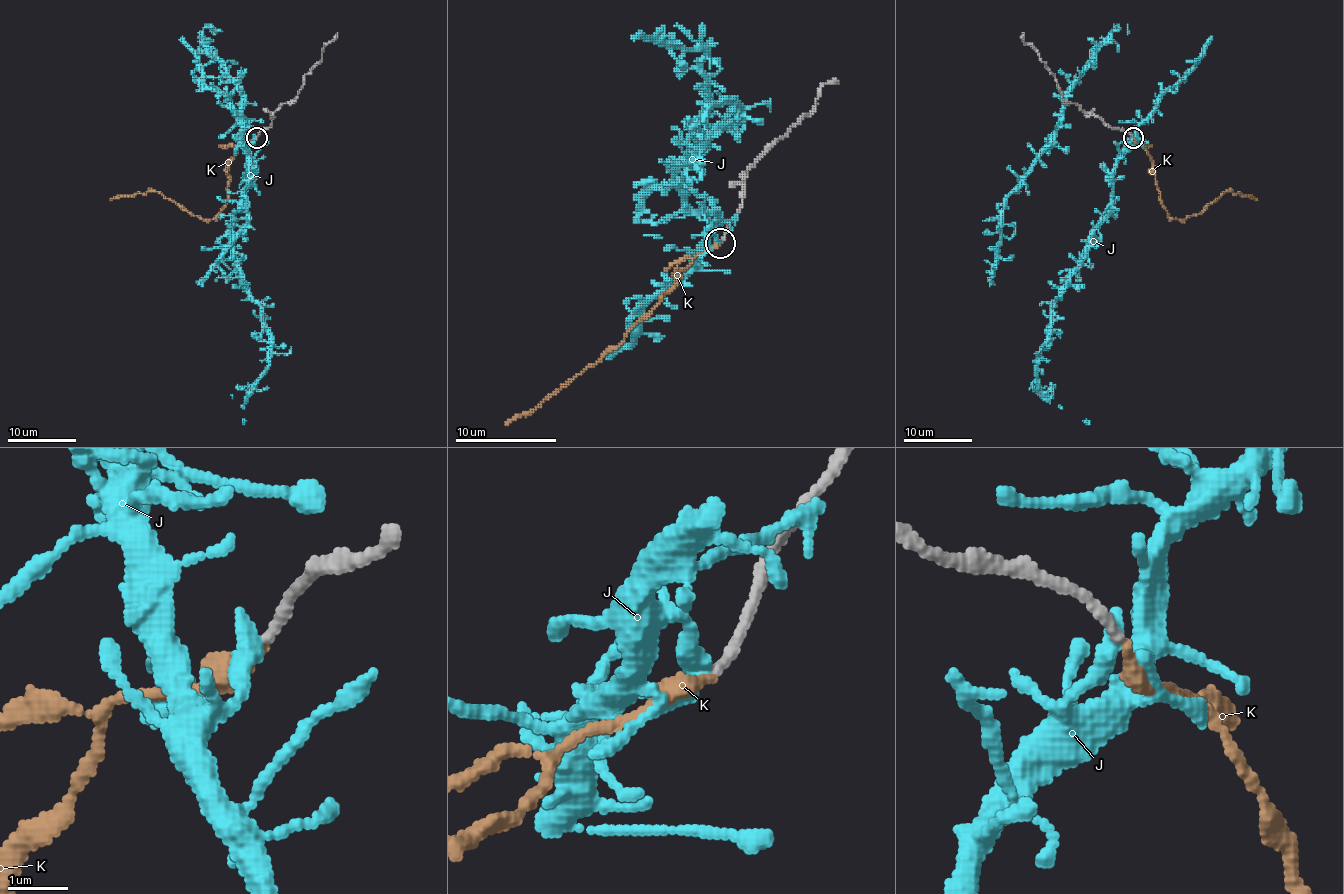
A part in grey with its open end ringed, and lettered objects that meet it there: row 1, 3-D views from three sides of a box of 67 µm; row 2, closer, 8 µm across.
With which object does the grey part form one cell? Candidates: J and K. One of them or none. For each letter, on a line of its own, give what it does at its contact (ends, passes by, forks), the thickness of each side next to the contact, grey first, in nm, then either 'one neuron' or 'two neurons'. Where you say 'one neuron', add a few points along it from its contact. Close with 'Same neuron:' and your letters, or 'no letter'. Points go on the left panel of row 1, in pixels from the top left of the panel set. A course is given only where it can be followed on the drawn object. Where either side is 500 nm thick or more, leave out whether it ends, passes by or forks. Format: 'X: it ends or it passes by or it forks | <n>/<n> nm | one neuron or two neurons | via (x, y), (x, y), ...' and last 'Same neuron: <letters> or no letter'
J: it ends | 170/360 nm | two neurons
K: it ends | 170/320 nm | one neuron
Same neuron: K

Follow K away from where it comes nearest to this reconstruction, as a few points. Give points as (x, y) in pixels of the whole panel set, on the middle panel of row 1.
K: (719, 245), (699, 253), (677, 275), (679, 275), (677, 283), (621, 341), (533, 409), (505, 424)

